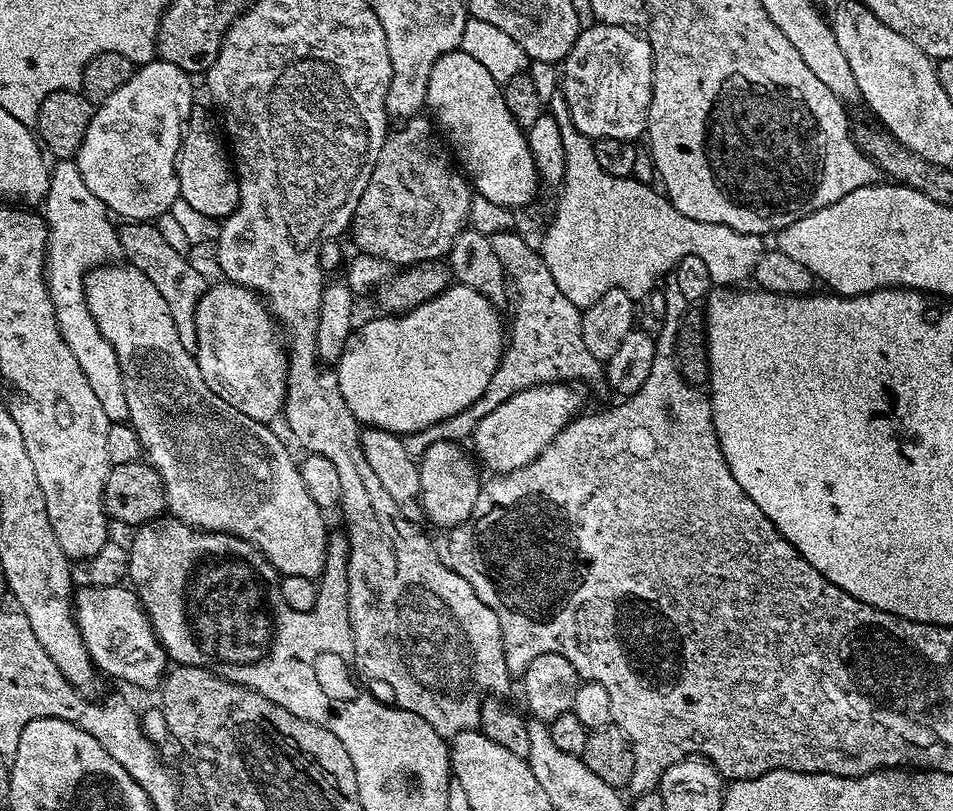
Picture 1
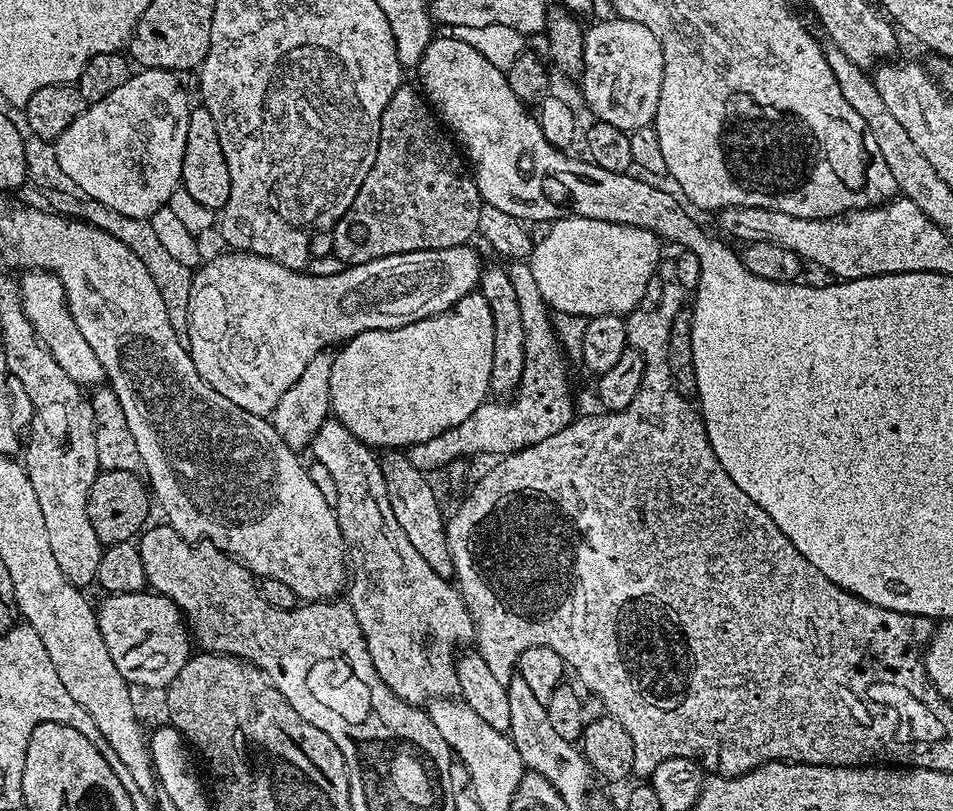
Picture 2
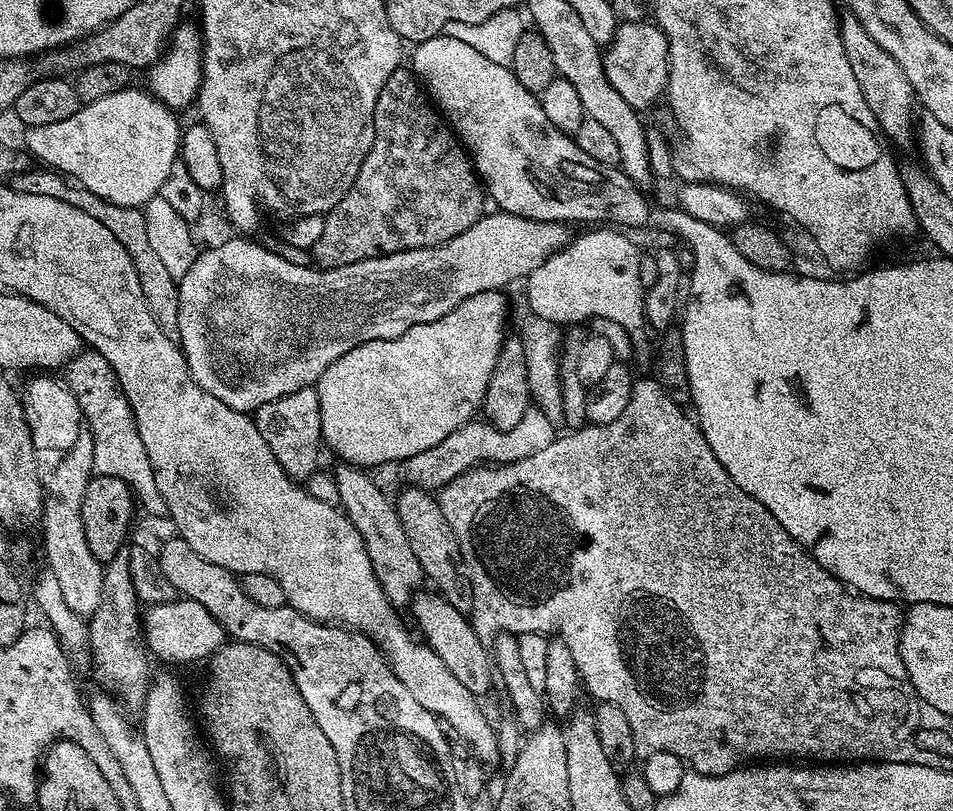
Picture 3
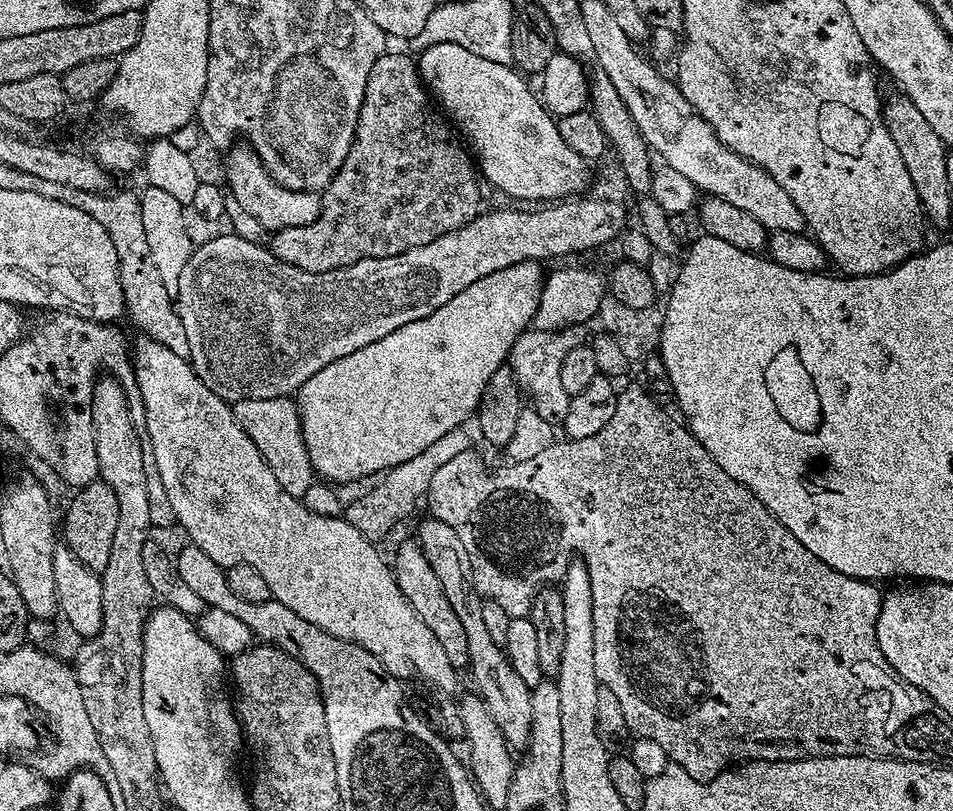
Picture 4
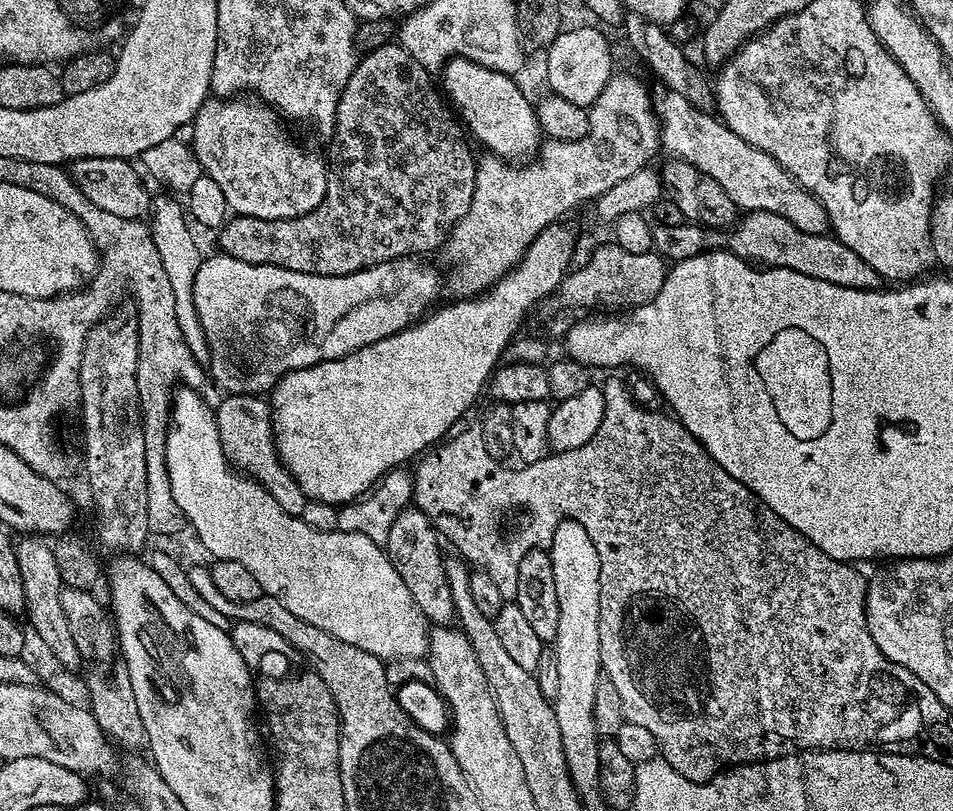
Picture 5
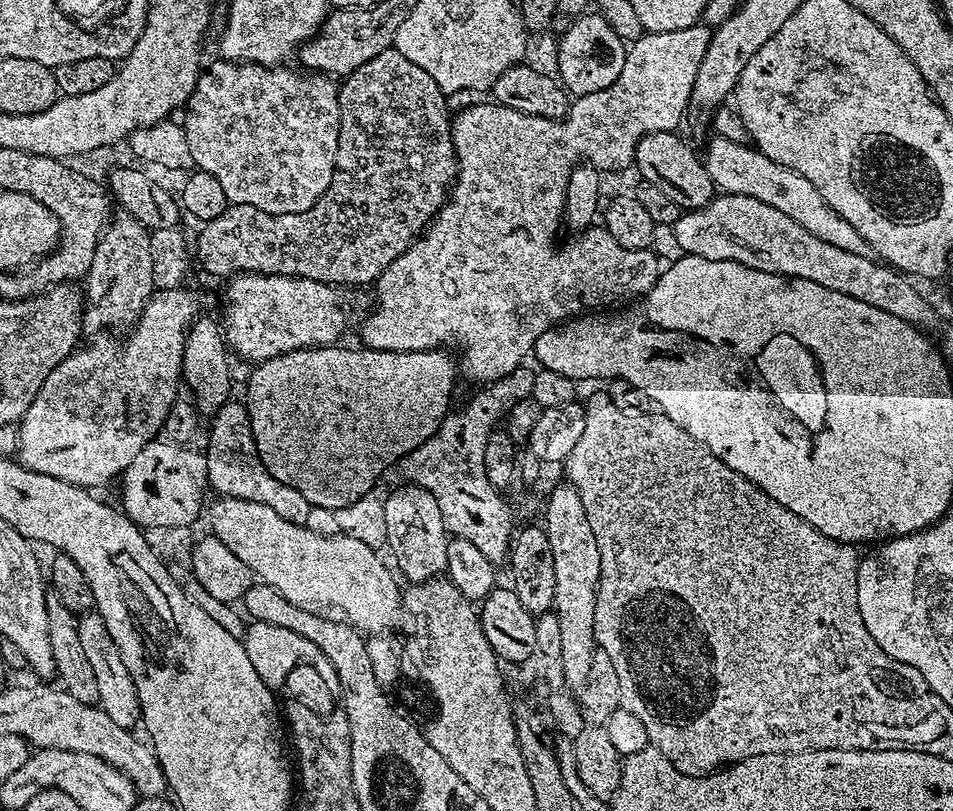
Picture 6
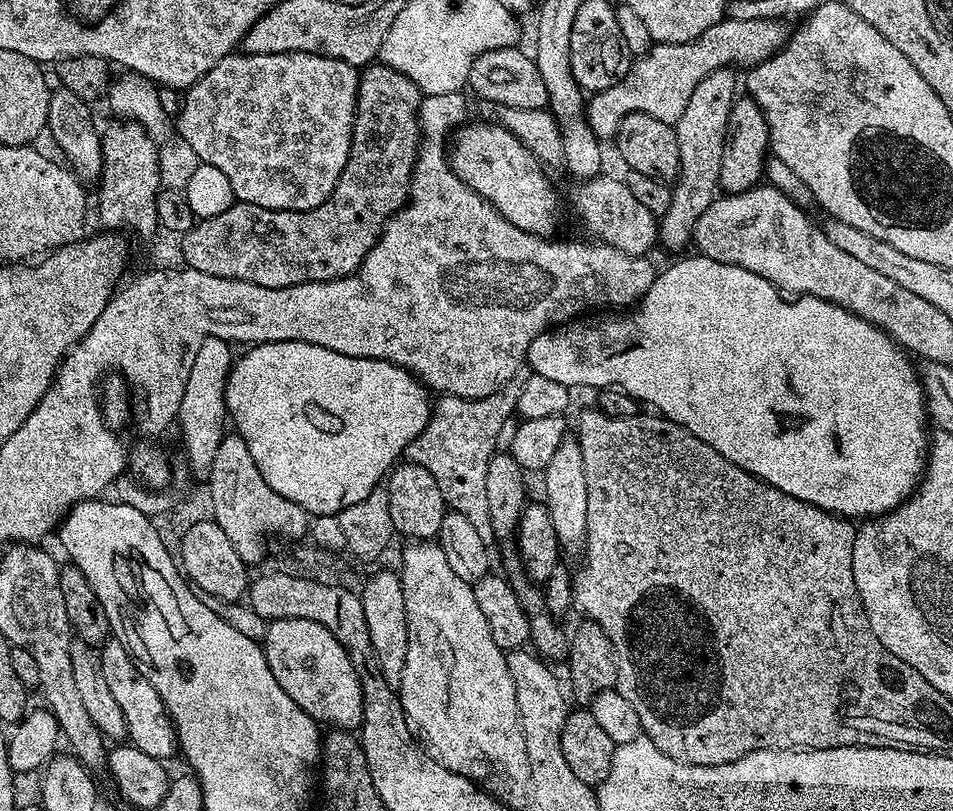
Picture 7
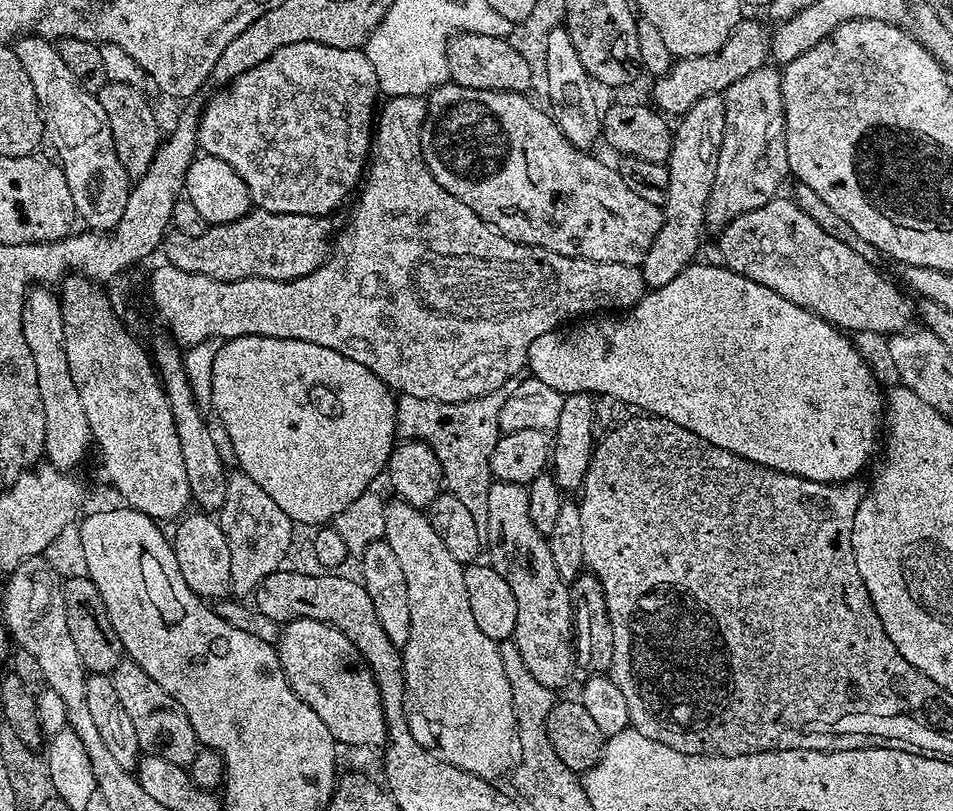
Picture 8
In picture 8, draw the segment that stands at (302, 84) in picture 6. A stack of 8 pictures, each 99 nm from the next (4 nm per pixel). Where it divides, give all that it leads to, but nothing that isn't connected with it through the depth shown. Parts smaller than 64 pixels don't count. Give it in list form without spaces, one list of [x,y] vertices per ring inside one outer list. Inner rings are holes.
[[[294,42],[294,46],[282,46],[266,58],[254,70],[246,70],[238,78],[223,85],[203,105],[198,126],[198,148],[203,155],[222,158],[229,166],[234,166],[238,178],[246,182],[252,195],[252,203],[256,208],[265,208],[268,212],[278,214],[306,214],[307,216],[326,216],[335,213],[335,208],[357,191],[362,177],[366,172],[366,165],[370,160],[370,153],[374,147],[374,117],[378,112],[378,101],[381,99],[380,83],[374,74],[374,66],[370,66],[370,58],[358,48],[339,48],[338,46],[322,46],[322,42]]]

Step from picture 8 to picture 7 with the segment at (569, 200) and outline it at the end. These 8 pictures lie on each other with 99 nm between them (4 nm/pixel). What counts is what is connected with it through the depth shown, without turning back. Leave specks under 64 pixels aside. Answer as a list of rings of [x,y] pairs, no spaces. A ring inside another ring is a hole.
[[[499,122],[472,123],[465,123],[455,133],[456,141],[453,144],[451,141],[450,163],[454,175],[466,182],[466,186],[474,189],[483,200],[489,200],[511,224],[518,226],[518,230],[551,237],[556,228],[560,200],[547,174],[540,169],[537,153]],[[601,174],[585,182],[577,183],[576,186],[576,208],[580,211],[580,220],[596,235],[593,237],[599,243],[609,244],[611,248],[617,248],[631,256],[648,256],[651,248],[657,247],[657,217],[652,216],[650,210],[646,210],[646,206],[642,206],[642,202],[638,202],[638,198],[634,198],[634,194],[630,194],[627,183],[623,179],[611,180],[607,174]]]

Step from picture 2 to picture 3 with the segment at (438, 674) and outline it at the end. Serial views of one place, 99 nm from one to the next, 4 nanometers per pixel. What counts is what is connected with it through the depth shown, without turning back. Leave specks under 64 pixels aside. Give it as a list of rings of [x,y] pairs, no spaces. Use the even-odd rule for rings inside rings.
[[[337,463],[334,475],[338,482],[340,495],[339,507],[349,522],[362,534],[362,542],[366,546],[366,554],[370,554],[370,562],[374,566],[374,574],[392,603],[392,607],[400,610],[411,601],[414,593],[421,587],[425,579],[418,558],[414,558],[414,550],[410,550],[410,542],[406,542],[406,534],[398,522],[396,505],[374,481],[365,469],[355,464]]]

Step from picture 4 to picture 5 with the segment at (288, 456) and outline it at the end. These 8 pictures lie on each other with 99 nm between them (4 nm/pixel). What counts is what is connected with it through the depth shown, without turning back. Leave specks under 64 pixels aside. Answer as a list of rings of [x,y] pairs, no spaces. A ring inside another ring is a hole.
[[[228,394],[223,399],[220,405],[215,405],[214,411],[218,436],[229,465],[255,478],[271,494],[274,502],[282,506],[282,510],[286,510],[291,516],[303,517],[306,497],[302,486],[292,477],[290,470],[280,461],[280,456],[276,452],[276,437],[272,435],[272,409],[269,401],[260,394]]]

